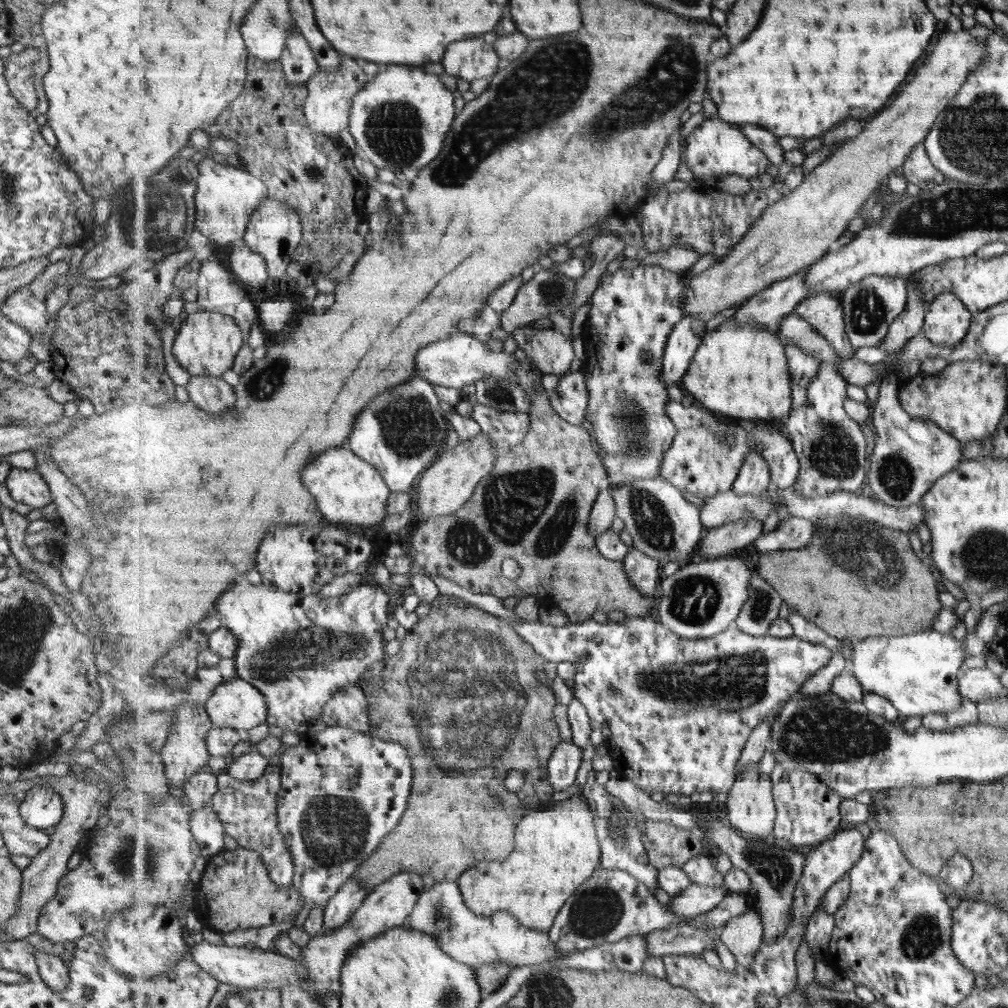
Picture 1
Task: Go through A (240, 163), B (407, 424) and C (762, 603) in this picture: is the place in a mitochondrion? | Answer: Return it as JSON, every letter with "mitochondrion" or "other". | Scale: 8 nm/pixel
{"A":"other","B":"mitochondrion","C":"mitochondrion"}

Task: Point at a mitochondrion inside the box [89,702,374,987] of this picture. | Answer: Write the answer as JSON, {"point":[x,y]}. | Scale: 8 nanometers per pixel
{"point":[333,834]}

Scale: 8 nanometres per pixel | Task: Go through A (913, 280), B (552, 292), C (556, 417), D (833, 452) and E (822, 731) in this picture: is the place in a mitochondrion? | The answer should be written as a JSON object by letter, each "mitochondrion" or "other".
{"A":"other","B":"mitochondrion","C":"other","D":"mitochondrion","E":"mitochondrion"}

